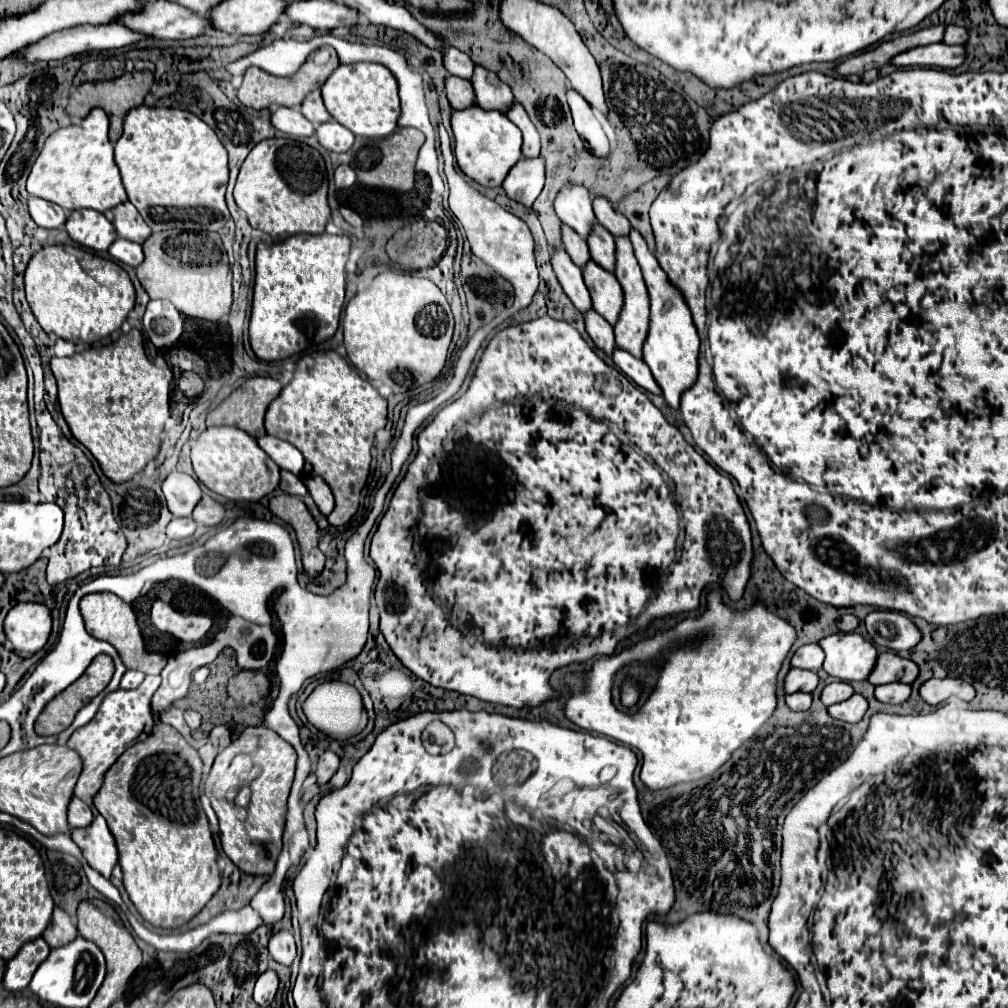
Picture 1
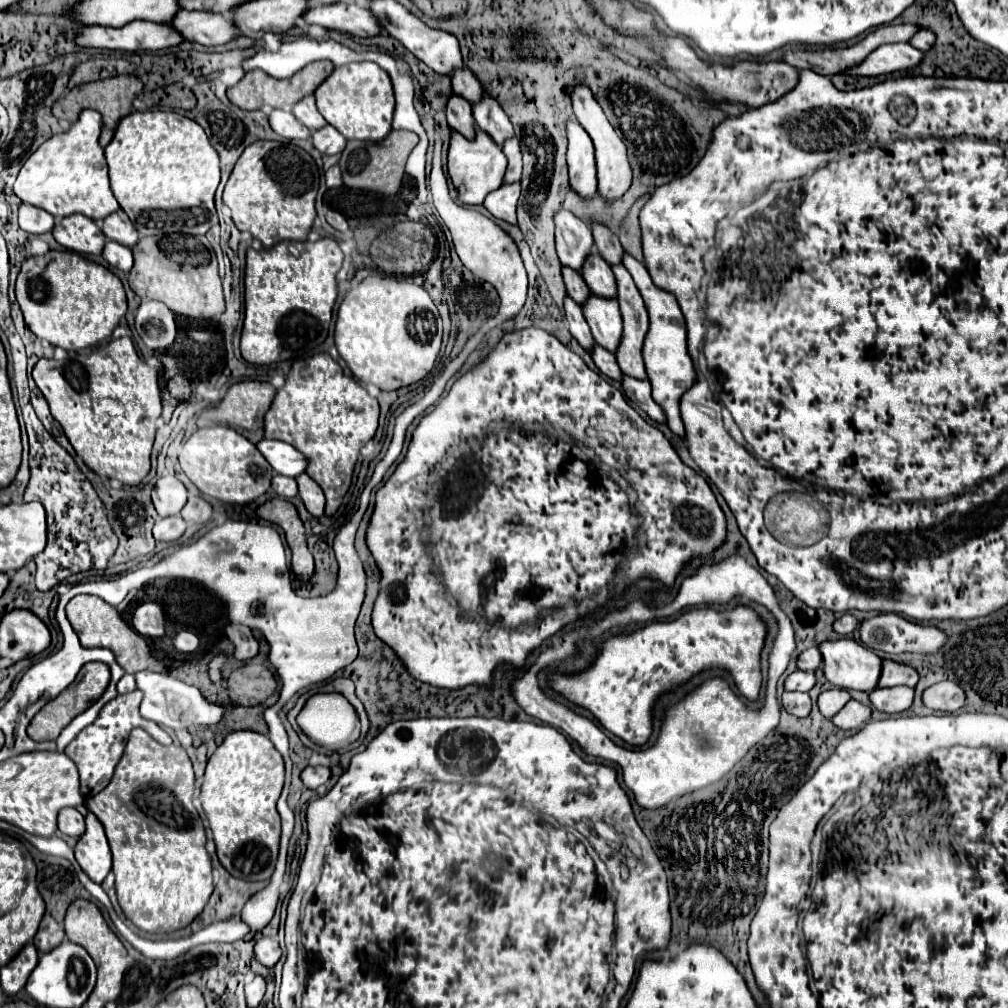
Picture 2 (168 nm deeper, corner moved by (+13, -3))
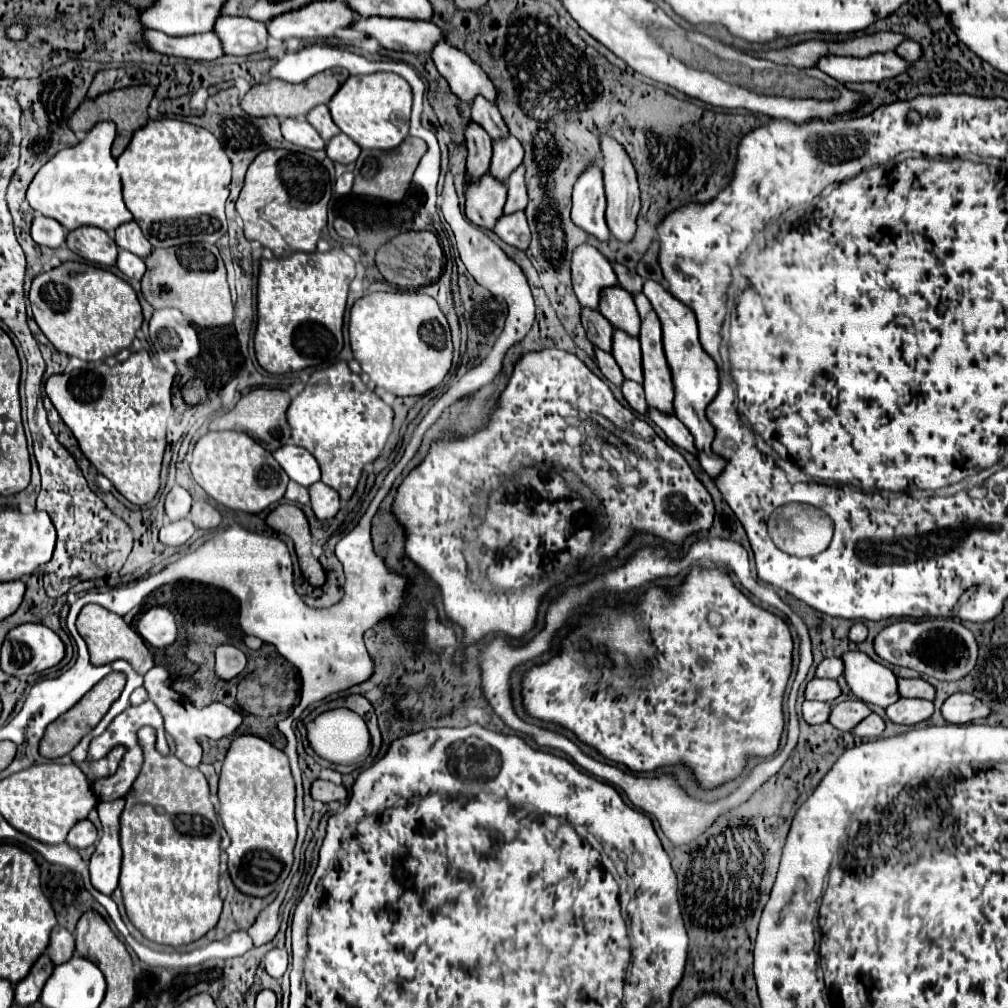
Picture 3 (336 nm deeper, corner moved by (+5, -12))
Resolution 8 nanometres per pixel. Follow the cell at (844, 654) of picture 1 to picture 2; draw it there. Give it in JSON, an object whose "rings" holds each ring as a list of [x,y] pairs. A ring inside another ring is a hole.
{"rings":[[[836,639],[820,643],[818,651],[822,653],[822,671],[824,677],[842,689],[876,689],[880,677],[882,659],[856,643],[854,639]]]}

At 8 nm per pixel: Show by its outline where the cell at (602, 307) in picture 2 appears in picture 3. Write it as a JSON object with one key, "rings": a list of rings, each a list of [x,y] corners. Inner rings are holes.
{"rings":[[[620,330],[614,332],[614,346],[612,346],[612,356],[622,368],[622,374],[626,380],[634,380],[638,384],[644,382],[644,372],[642,372],[642,360],[640,360],[640,342],[638,338],[632,338]]]}

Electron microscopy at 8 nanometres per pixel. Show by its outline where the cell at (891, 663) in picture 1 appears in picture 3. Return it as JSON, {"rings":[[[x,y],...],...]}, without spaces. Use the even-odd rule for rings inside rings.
{"rings":[[[922,678],[918,680],[898,680],[898,692],[902,698],[924,698],[934,700],[934,686]]]}

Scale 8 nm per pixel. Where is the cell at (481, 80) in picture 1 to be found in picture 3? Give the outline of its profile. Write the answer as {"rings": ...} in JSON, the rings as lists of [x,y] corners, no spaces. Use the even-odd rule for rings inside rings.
{"rings":[[[508,136],[504,140],[494,140],[494,154],[492,154],[492,164],[490,164],[490,174],[496,176],[496,180],[506,182],[508,176],[522,164],[522,144],[514,138]]]}

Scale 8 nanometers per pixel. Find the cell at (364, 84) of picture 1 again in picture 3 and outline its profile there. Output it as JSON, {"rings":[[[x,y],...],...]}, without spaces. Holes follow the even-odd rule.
{"rings":[[[368,74],[350,76],[328,104],[336,126],[348,134],[360,148],[392,150],[408,136],[412,90],[398,74]]]}

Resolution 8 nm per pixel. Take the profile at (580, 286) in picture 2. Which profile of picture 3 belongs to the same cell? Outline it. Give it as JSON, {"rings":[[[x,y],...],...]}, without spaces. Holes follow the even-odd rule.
{"rings":[[[584,308],[582,310],[582,326],[588,334],[588,340],[596,348],[600,348],[604,352],[612,352],[612,330],[614,328],[610,326],[610,322],[604,316],[600,316],[598,310]]]}

